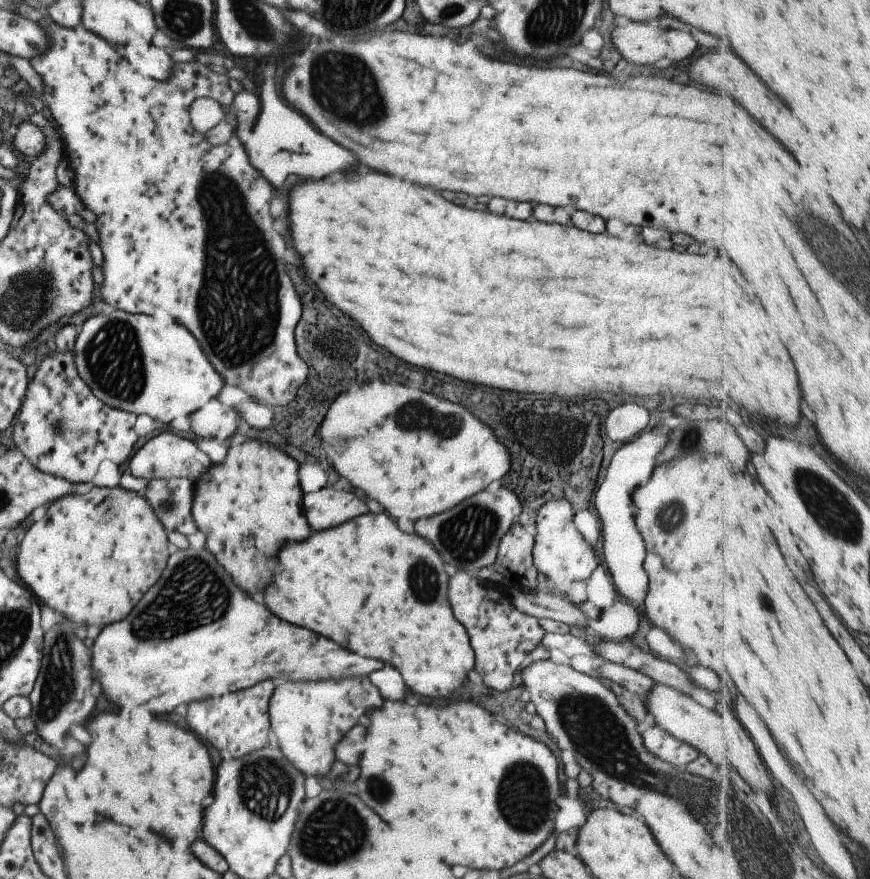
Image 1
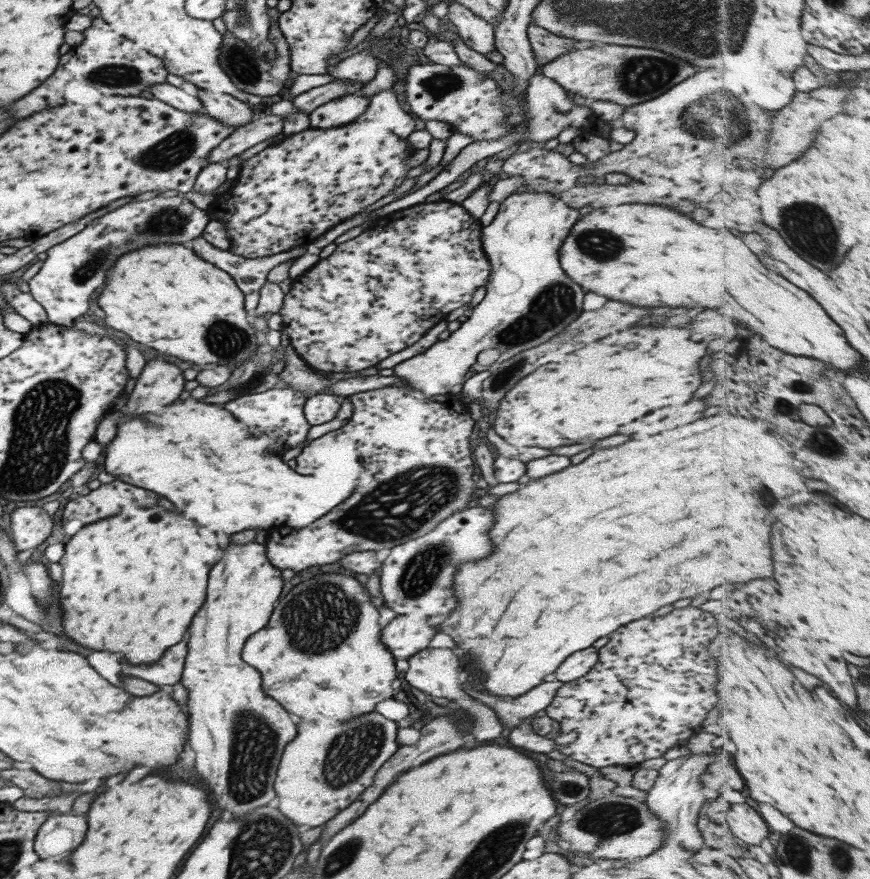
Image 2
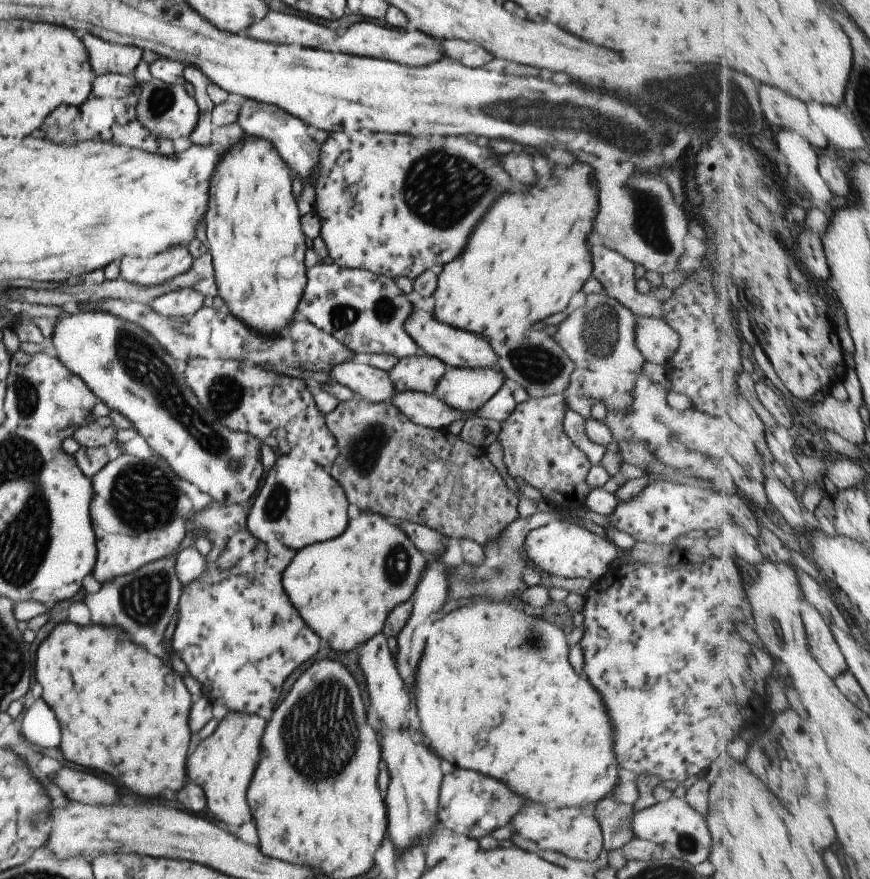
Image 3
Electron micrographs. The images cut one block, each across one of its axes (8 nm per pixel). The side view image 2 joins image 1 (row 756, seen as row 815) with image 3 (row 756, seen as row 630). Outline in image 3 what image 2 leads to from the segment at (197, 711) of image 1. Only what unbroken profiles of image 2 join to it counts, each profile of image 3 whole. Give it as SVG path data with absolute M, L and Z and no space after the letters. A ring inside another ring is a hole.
M229 711L218 723L208 738L198 743L198 748L188 756L186 774L188 778L202 786L208 808L214 817L227 828L242 826L253 820L248 806L247 790L256 763L259 759L260 736L262 736L267 720L252 714L234 714Z

